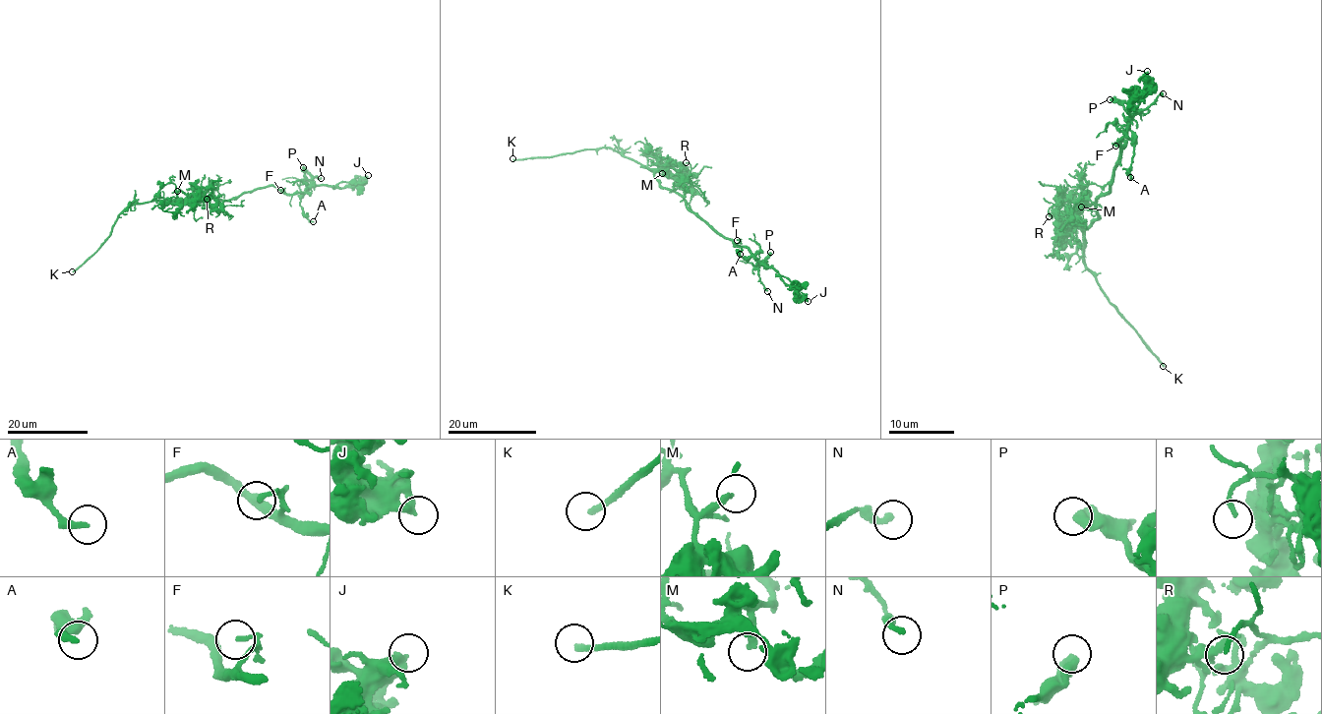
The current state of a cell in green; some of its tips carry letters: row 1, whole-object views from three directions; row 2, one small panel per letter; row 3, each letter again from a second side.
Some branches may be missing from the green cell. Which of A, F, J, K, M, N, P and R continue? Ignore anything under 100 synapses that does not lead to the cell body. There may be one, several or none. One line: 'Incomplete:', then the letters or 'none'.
Incomplete: K

